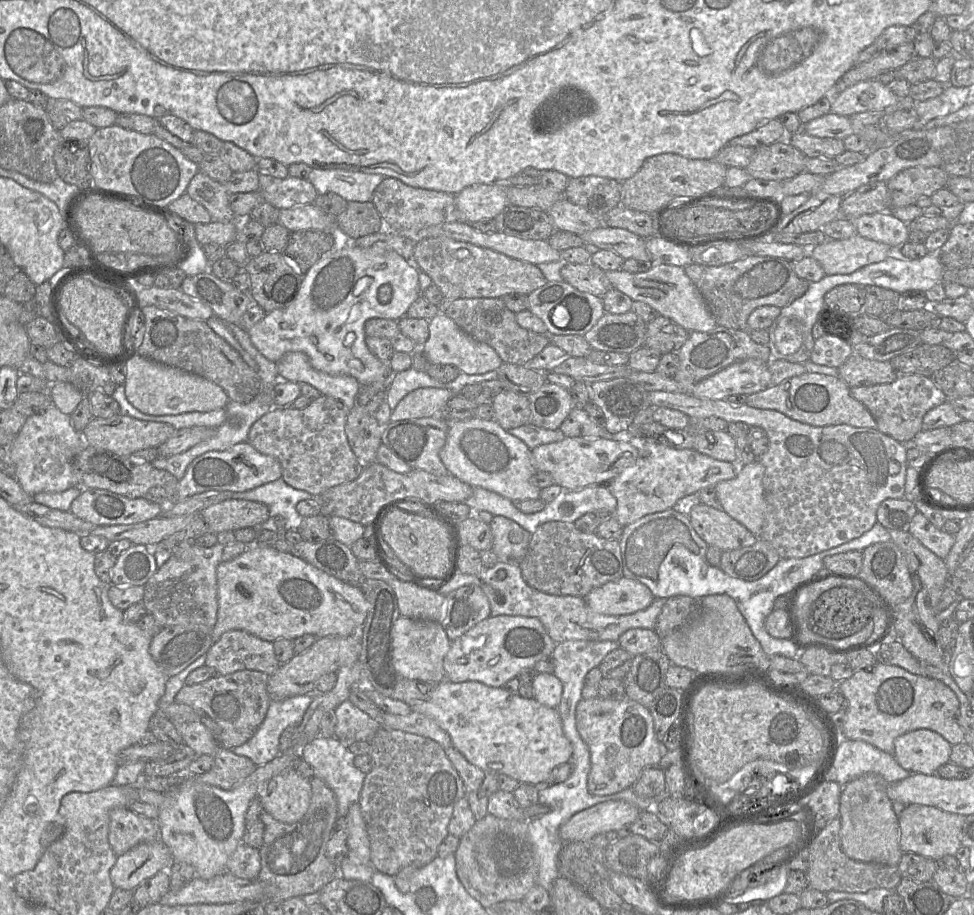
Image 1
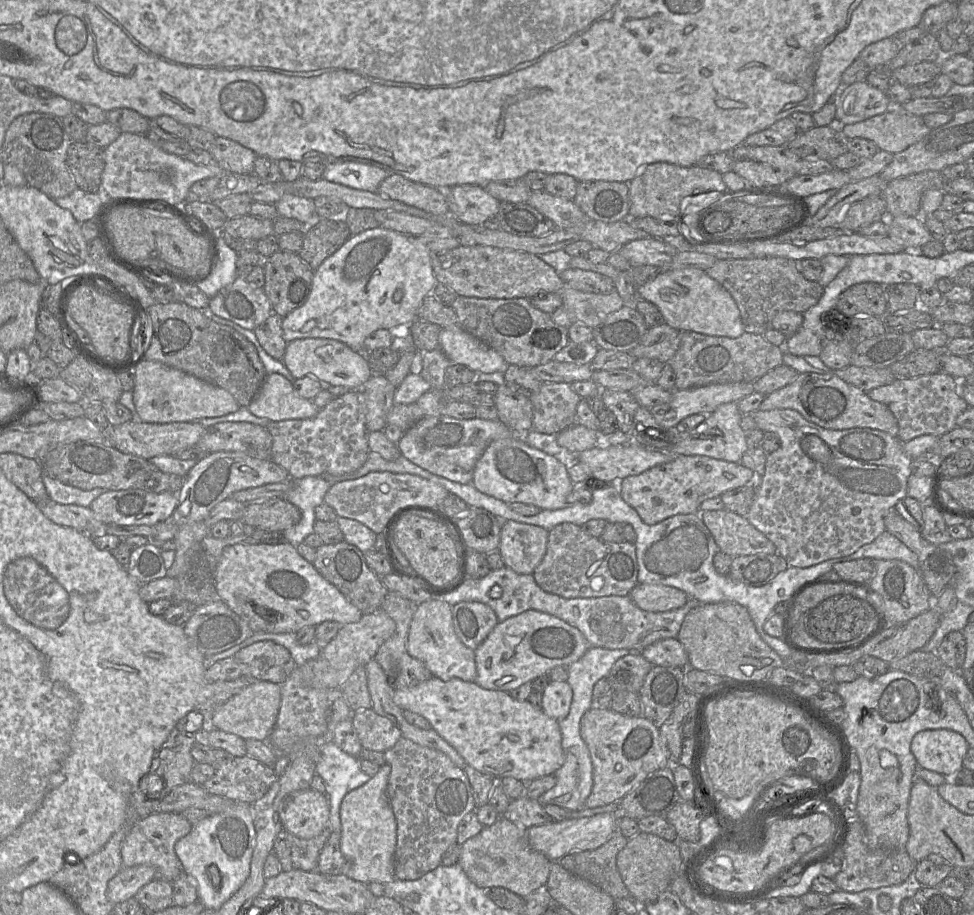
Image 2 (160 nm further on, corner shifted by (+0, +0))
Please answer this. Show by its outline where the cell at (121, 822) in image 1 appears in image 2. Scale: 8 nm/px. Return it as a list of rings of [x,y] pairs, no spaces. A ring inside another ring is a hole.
[[[154,813],[134,823],[121,843],[121,858],[123,867],[151,865],[157,871],[157,878],[173,883],[183,873],[183,866],[177,857],[174,847],[176,842],[190,833],[193,824],[180,813]]]

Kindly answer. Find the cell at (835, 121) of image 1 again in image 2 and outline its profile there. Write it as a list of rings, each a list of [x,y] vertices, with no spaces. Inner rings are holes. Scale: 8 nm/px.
[[[893,106],[883,114],[873,116],[864,121],[839,126],[847,138],[865,138],[871,140],[878,146],[879,150],[892,154],[904,151],[912,144],[922,140],[931,131],[924,123],[923,117],[909,114]]]

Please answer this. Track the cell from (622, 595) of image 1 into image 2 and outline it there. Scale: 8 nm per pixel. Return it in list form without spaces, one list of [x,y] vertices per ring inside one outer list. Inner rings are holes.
[[[638,583],[629,593],[634,604],[649,612],[669,611],[683,606],[689,599],[677,588],[661,584]]]

